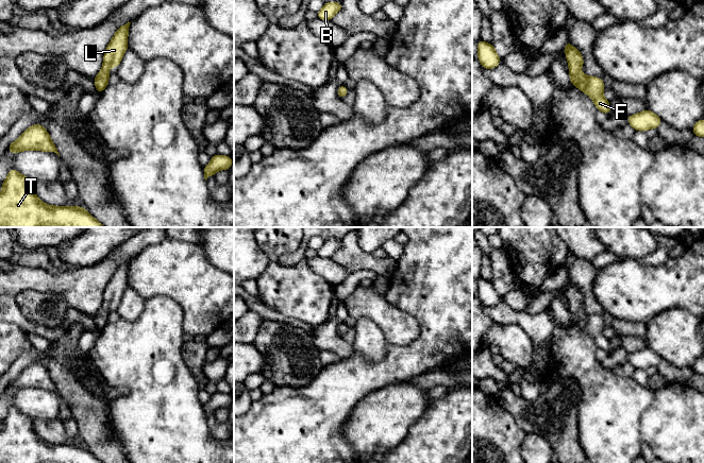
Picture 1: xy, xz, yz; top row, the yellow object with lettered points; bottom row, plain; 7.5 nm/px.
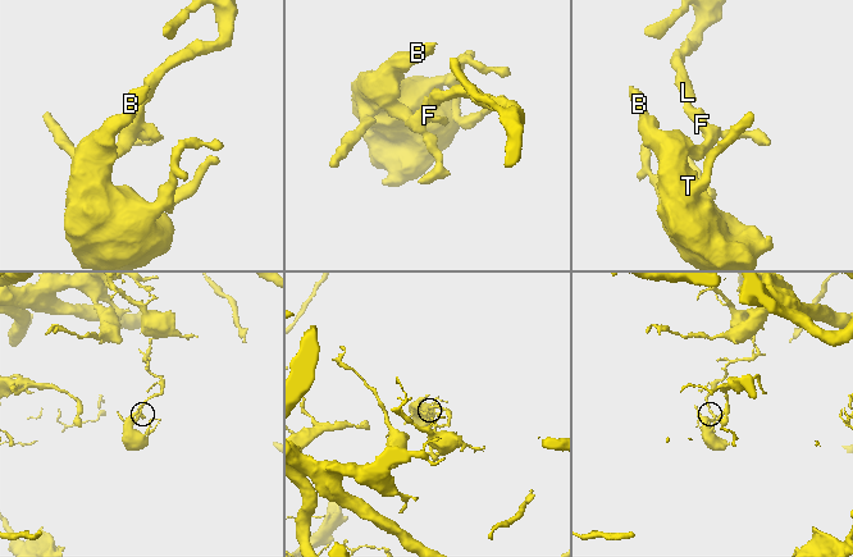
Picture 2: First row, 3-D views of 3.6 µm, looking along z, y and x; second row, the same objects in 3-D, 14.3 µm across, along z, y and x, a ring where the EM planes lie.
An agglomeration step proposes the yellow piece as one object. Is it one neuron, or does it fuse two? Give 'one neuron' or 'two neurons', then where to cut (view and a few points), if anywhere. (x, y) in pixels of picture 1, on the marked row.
one neuron | no cut

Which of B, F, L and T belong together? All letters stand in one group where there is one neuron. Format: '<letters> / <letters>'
B F L T

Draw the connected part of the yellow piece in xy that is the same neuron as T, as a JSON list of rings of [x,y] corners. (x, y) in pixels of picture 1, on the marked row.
[[[12,168],[1,185],[0,227],[104,227],[83,206],[52,206],[41,202],[34,193],[34,182]]]

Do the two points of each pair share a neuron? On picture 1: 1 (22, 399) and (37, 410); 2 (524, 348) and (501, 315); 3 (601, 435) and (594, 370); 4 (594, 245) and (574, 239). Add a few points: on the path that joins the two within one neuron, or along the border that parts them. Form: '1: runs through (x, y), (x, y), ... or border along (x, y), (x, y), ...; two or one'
1: runs through (26, 400), (34, 407); one
2: border along (492, 321), (499, 324), (517, 324), (530, 339); two
3: runs through (601, 419), (601, 388), (599, 386); one
4: runs through (589, 245), (586, 245), (580, 239); one

